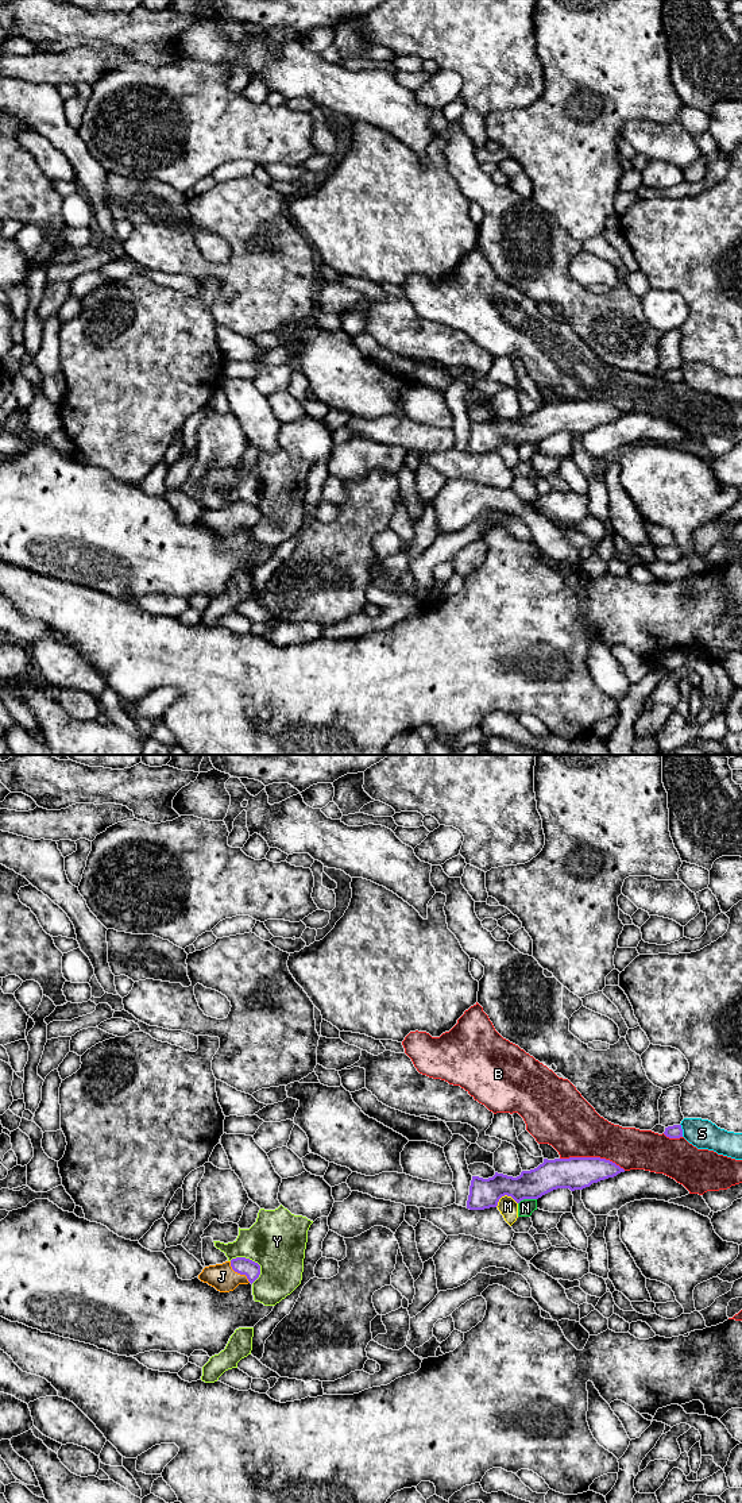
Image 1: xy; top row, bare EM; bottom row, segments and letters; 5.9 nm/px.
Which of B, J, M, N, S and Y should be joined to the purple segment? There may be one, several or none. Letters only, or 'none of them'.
J

